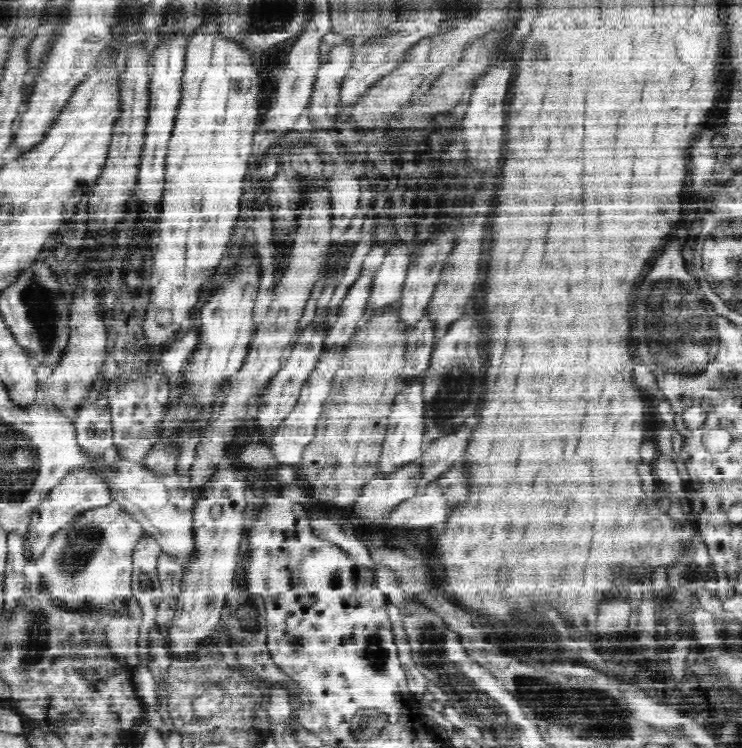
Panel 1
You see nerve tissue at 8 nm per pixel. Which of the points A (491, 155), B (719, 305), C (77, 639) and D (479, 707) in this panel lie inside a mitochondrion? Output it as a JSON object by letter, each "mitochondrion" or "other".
{"A":"other","B":"mitochondrion","C":"other","D":"mitochondrion"}

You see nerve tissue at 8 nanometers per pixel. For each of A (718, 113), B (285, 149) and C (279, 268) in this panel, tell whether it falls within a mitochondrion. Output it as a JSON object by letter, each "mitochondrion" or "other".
{"A":"other","B":"mitochondrion","C":"other"}

